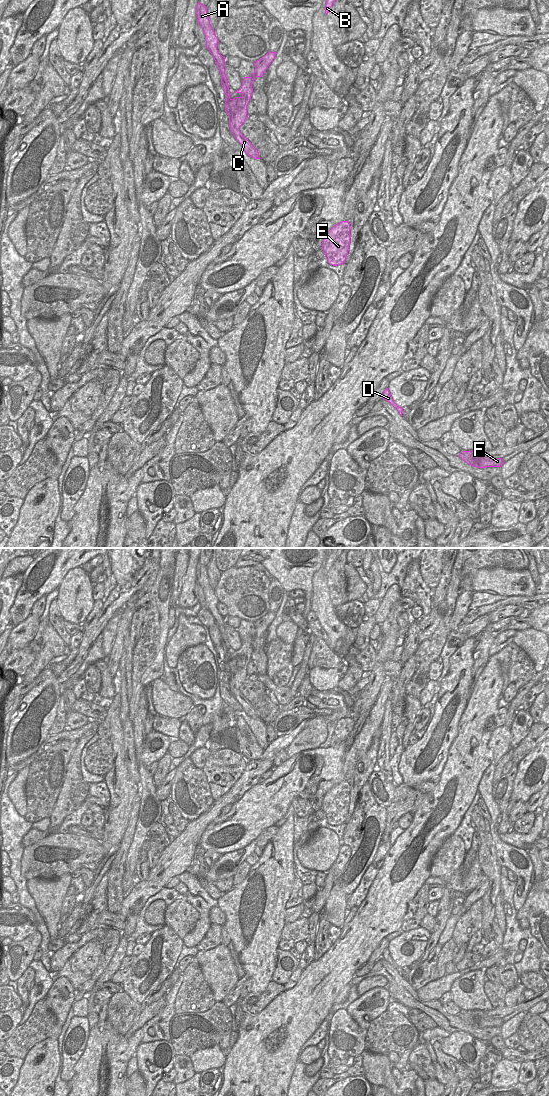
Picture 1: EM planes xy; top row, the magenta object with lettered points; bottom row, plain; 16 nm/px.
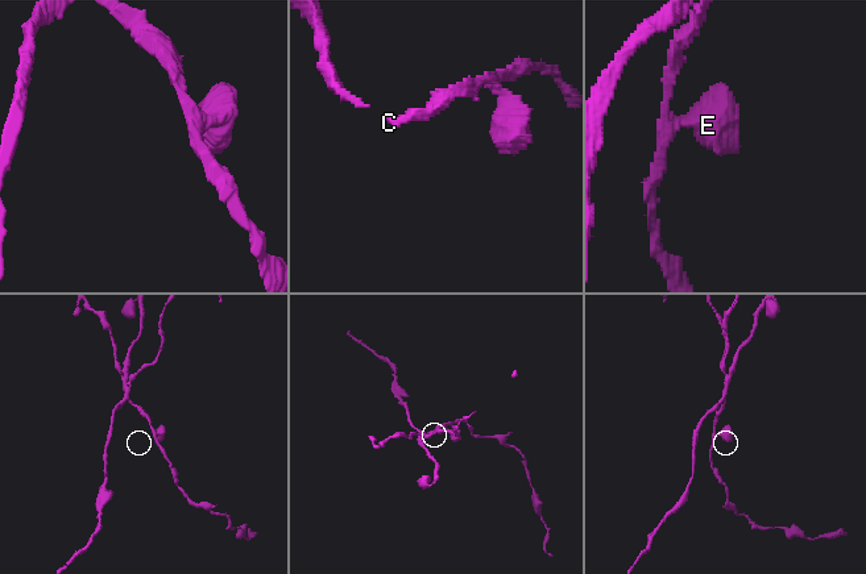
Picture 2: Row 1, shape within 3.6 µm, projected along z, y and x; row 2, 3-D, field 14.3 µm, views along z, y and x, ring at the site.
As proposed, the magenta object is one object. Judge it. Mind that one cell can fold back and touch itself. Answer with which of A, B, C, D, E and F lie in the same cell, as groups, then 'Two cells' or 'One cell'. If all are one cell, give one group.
Groups: A C D E F / B. Two cells

